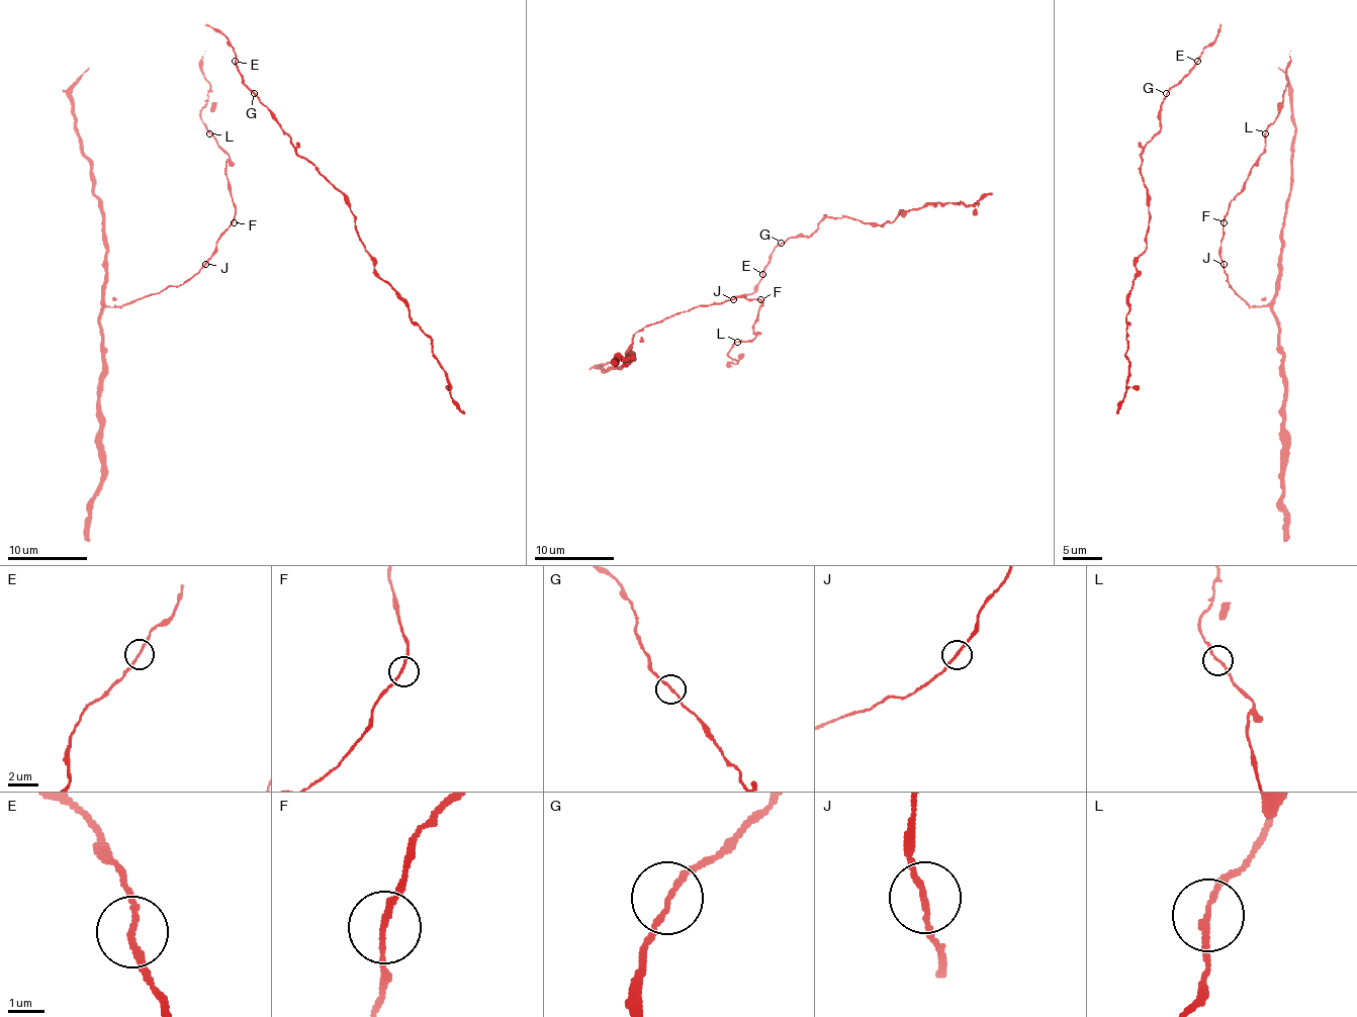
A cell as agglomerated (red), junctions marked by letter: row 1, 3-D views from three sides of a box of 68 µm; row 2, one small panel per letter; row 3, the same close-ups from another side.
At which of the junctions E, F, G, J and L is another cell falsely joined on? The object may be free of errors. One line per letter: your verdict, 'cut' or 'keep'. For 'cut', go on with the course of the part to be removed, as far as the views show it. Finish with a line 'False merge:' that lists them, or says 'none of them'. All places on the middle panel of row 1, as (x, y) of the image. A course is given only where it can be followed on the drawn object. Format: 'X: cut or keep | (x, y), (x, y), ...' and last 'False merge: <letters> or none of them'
E: keep
F: keep
G: keep
J: keep
L: keep
False merge: none of them

